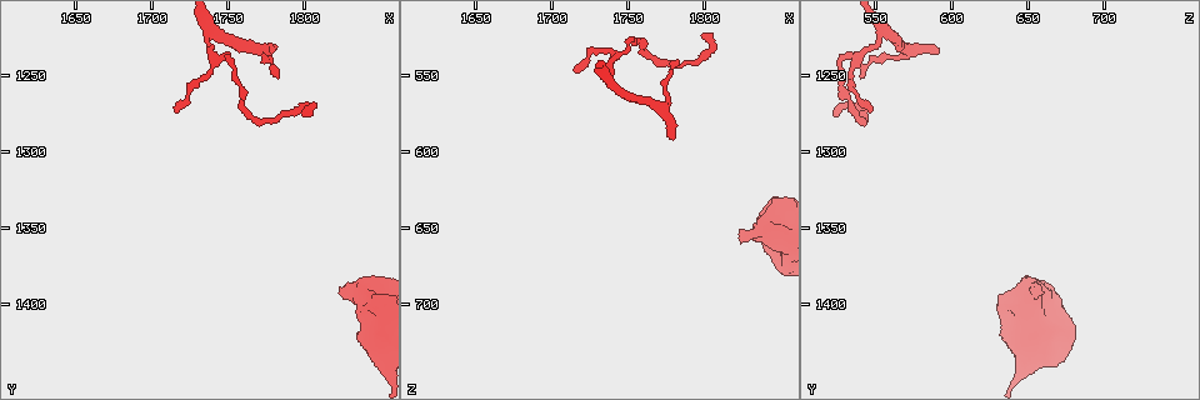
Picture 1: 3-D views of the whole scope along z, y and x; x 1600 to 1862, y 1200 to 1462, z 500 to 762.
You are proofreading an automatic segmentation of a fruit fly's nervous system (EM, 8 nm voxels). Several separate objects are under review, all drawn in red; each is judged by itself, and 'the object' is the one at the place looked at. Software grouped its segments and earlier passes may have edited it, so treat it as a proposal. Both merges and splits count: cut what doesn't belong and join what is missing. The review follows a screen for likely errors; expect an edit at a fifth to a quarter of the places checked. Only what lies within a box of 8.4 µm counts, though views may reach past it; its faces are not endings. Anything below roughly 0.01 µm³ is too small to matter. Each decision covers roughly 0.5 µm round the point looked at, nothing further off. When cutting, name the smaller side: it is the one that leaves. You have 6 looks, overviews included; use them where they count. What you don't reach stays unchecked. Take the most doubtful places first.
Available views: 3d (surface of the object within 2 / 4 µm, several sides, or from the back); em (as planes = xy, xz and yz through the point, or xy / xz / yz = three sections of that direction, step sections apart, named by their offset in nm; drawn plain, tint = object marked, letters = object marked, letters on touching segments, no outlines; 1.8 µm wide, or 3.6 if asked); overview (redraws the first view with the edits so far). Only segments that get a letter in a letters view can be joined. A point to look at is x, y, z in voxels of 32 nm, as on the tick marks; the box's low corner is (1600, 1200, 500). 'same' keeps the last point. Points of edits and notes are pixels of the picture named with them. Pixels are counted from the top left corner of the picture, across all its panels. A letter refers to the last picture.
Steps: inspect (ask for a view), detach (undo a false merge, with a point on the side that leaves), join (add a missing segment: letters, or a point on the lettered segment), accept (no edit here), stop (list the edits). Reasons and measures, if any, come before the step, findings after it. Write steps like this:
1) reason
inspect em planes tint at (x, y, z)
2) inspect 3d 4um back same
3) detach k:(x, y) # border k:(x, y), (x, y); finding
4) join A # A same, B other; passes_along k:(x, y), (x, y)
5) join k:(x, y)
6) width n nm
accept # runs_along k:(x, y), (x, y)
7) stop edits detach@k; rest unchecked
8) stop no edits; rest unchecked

thick end
inspect em planes letters at (1826, 1392, 658)

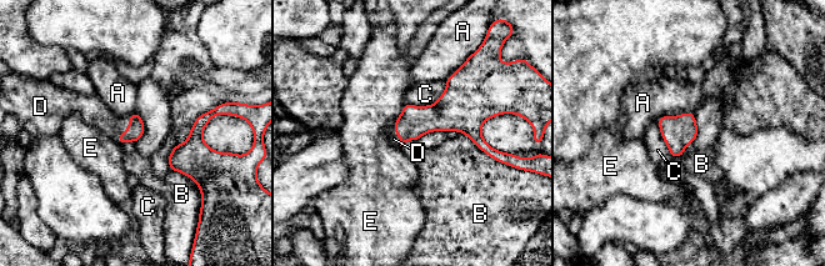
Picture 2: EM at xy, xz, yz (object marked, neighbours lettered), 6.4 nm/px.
longest_contact B 320 nm
join D # A other, B other, C other, D same, E other; the cell continues

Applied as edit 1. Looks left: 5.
see it whole again
inspect overview

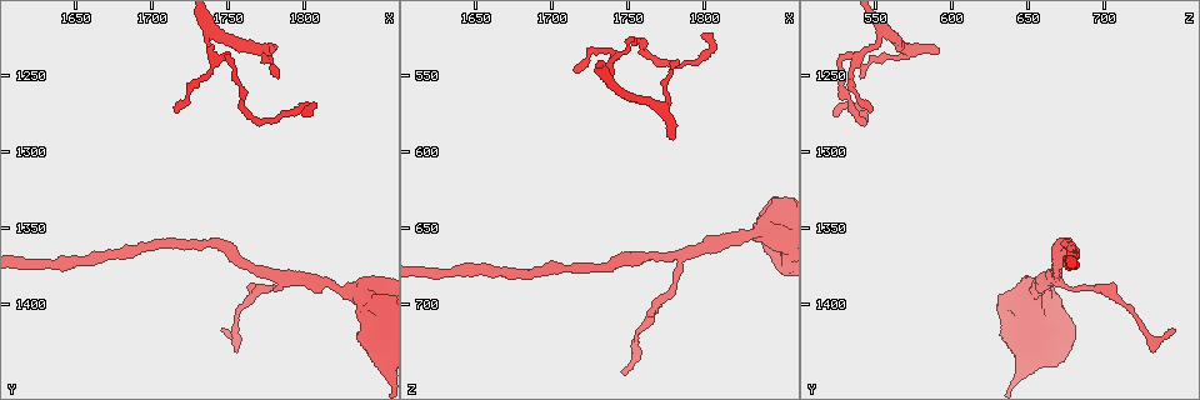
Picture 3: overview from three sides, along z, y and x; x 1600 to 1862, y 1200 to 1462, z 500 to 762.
an open end
inspect em xy step 16 letters at (1780, 1234, 590)

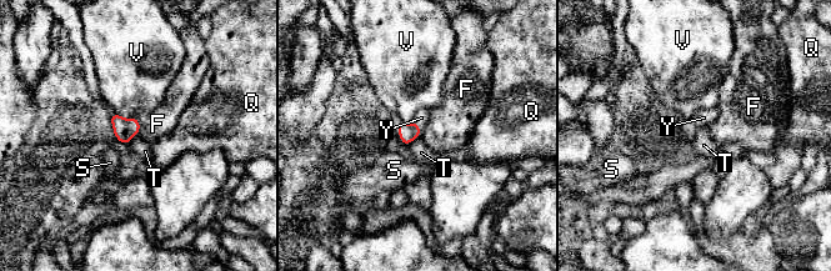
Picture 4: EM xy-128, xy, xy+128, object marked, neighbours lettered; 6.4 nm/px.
longest_contact V 160 nm
join Y # F other, Q other, S other, T other, V other, Y same; it goes on there

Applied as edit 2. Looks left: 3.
three arms meet
inspect em yz step 4 tint at (1738, 1236, 542)

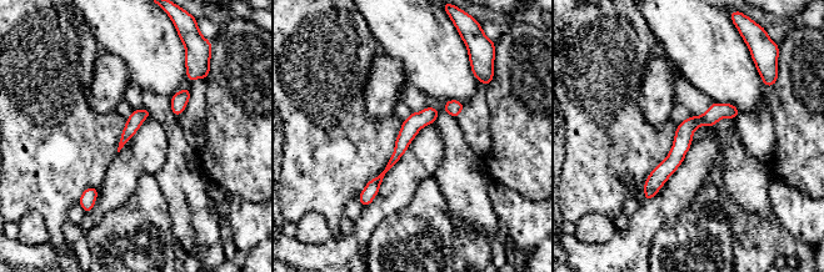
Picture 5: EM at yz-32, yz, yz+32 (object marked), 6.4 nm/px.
inspect em xz step 8 letters same

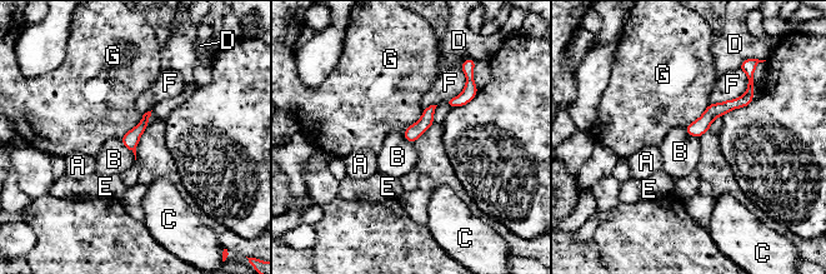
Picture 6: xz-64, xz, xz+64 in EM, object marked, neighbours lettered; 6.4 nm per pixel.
width 100 nm
accept # A other, B other, C other, D other, E other, F other, G other; border 6:(119, 138), (135, 159); one cell here

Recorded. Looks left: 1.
stop edits join@2, join@4; rest unchecked

